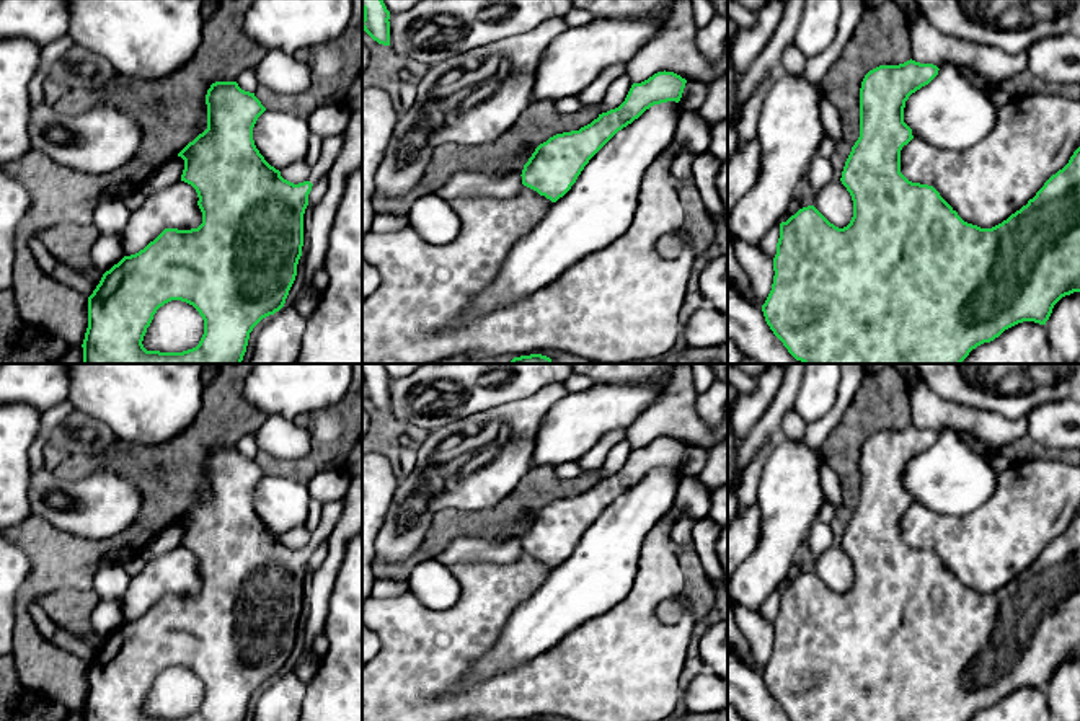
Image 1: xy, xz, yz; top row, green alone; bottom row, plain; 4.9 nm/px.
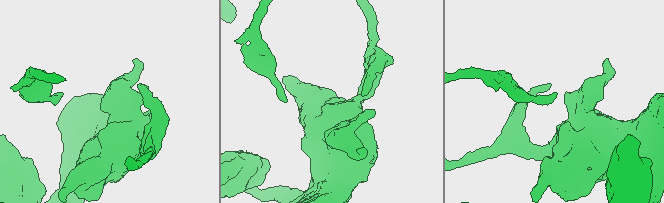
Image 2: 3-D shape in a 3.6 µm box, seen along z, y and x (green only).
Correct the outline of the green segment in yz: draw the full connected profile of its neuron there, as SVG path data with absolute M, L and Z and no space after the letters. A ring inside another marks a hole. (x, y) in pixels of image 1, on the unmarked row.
M910 424L865 440L860 502L840 543L853 566L847 592L835 592L814 571L780 589L773 649L762 677L791 721L969 721L1018 688L1046 690L1062 662L1080 657L1080 512L1026 571L992 594L964 587L933 551L912 548L901 538L901 515L914 504L904 488L905 467L938 436Z

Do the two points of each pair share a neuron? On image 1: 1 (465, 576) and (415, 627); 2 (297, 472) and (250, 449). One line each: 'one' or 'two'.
1: one
2: two

